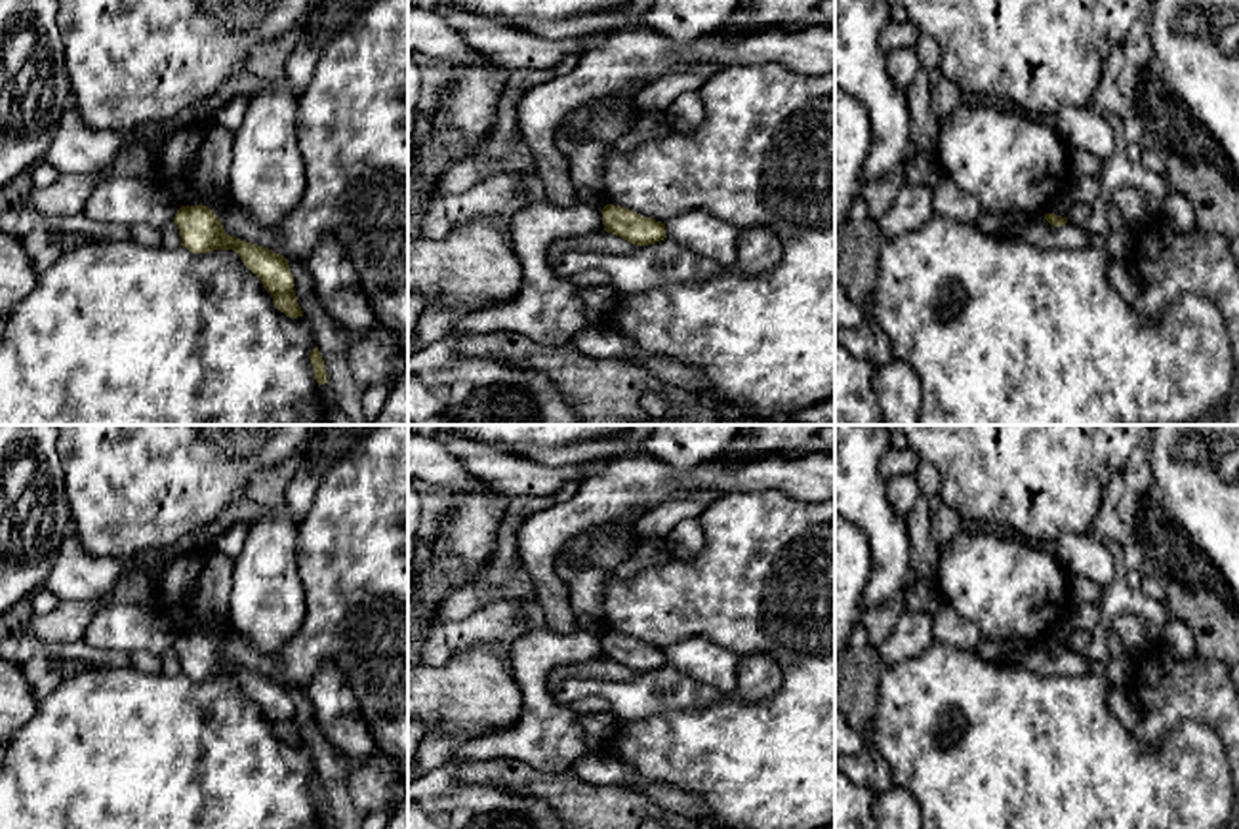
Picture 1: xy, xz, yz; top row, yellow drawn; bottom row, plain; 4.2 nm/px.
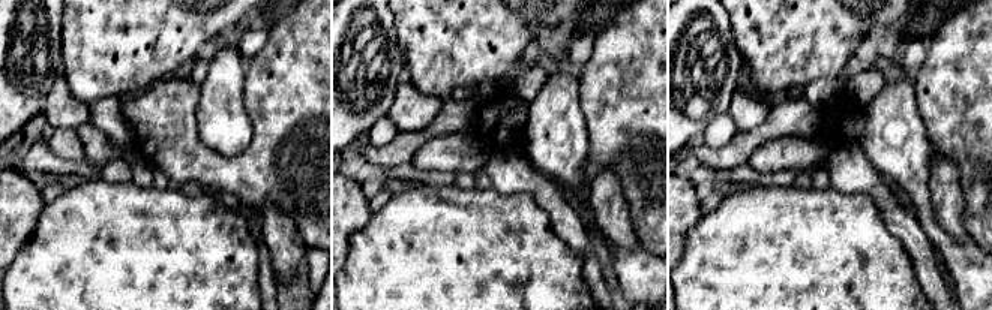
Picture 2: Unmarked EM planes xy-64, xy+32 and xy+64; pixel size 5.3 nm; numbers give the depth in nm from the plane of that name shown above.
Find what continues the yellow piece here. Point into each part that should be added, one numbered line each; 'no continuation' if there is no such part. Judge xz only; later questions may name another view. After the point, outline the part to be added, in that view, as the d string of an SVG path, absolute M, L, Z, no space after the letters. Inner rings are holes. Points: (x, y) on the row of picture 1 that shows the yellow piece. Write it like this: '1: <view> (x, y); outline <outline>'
no continuation

